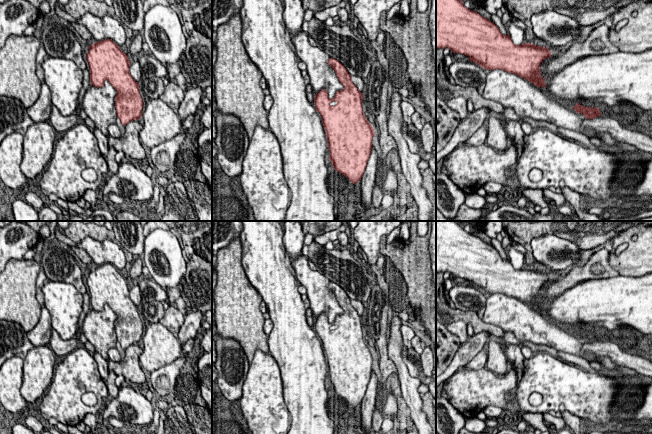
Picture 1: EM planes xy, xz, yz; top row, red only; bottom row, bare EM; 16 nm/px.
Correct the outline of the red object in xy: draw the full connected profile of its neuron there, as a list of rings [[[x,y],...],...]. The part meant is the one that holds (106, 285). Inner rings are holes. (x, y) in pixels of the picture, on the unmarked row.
[[[111,263],[95,266],[86,279],[90,291],[91,309],[103,311],[106,304],[116,313],[115,332],[122,349],[139,344],[143,324],[139,307],[130,299],[130,285]]]

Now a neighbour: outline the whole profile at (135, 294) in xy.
[[[133,284],[129,291],[130,299],[137,306],[140,307],[143,303],[143,298],[141,295],[140,288],[137,284]]]

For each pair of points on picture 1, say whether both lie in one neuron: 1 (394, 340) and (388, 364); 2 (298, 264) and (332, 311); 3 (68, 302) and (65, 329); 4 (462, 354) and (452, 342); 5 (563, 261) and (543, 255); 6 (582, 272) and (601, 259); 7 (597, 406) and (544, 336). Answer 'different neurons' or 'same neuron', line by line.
1: different neurons
2: same neuron
3: same neuron
4: different neurons
5: same neuron
6: same neuron
7: different neurons

